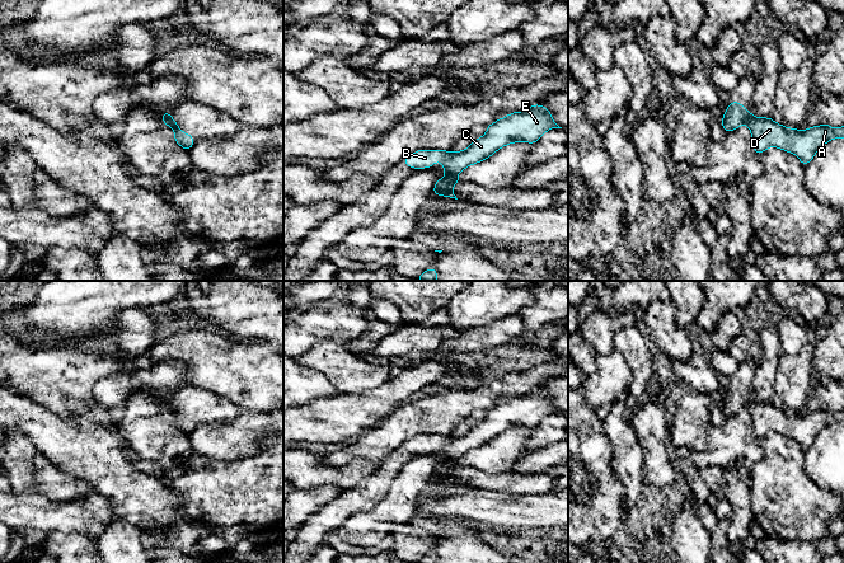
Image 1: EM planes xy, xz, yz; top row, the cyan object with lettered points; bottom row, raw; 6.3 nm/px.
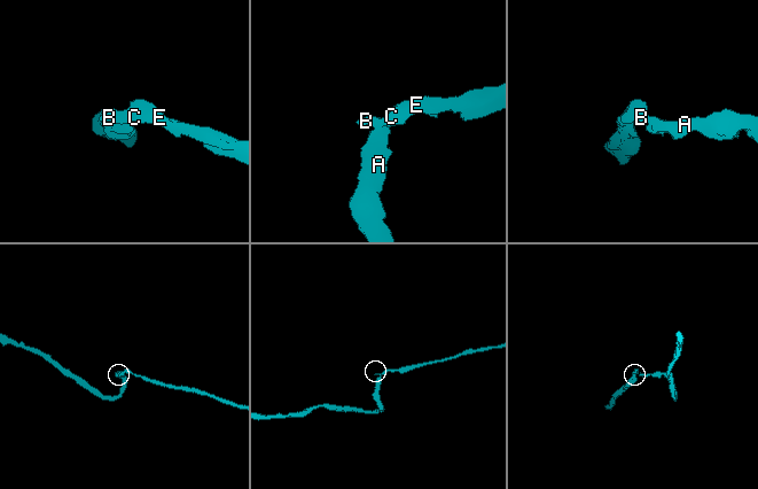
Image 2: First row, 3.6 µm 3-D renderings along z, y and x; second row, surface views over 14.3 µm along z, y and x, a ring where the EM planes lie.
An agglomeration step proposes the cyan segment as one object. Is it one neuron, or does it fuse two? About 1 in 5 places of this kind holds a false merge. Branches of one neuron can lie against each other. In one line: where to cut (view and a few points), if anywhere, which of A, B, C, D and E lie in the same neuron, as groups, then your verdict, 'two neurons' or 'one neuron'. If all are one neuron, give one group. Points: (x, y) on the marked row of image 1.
cut in yz along (748, 112), (744, 121); A D / B C E; two neurons

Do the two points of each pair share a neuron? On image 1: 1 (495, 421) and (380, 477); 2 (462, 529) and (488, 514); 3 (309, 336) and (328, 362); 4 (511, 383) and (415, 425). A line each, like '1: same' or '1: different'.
1: same
2: different
3: different
4: same

